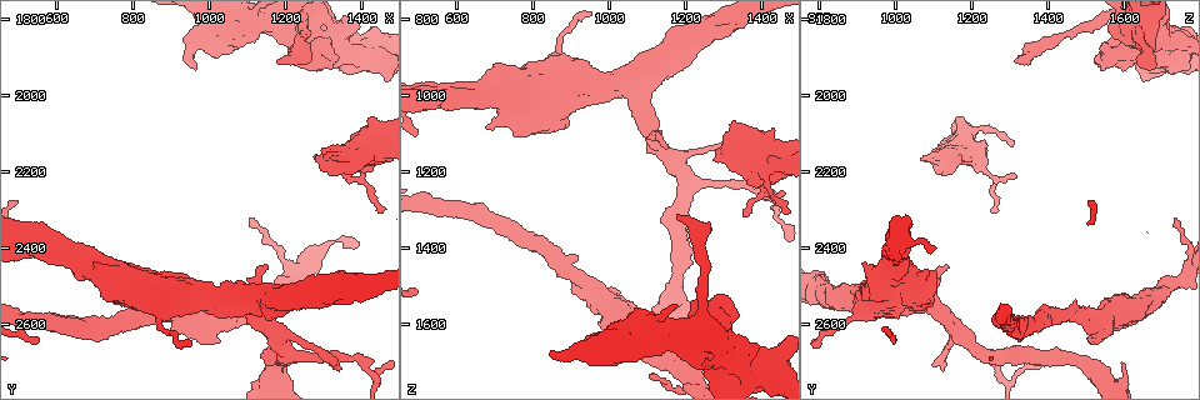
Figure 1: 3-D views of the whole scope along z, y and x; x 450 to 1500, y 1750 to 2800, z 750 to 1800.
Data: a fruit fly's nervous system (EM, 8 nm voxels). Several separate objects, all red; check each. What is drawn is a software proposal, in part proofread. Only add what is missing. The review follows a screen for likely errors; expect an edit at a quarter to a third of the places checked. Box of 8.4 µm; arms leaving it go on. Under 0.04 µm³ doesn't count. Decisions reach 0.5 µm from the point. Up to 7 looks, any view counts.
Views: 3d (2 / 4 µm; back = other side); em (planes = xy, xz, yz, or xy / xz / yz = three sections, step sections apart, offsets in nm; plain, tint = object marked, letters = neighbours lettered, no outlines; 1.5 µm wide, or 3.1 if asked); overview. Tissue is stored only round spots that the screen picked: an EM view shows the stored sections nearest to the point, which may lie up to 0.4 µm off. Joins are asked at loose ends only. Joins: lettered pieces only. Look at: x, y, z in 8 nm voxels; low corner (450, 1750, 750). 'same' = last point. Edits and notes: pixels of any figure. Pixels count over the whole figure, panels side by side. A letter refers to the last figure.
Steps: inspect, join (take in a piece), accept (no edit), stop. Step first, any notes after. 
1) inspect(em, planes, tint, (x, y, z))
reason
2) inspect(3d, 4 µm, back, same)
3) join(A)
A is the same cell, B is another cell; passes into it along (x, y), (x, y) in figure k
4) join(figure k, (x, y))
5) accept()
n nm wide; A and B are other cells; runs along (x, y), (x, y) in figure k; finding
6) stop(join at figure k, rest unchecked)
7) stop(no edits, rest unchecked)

inspect(3d, 2 µm, back, (1100, 2330, 1740))
thin end

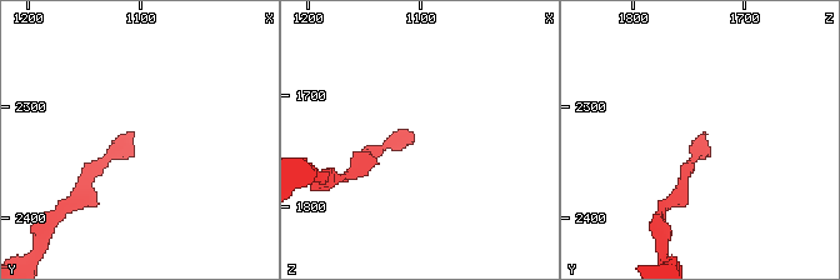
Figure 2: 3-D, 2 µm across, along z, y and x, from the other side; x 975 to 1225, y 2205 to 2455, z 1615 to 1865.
inspect(em, planes, plain, (1108, 2324, 1738))
need the tissue

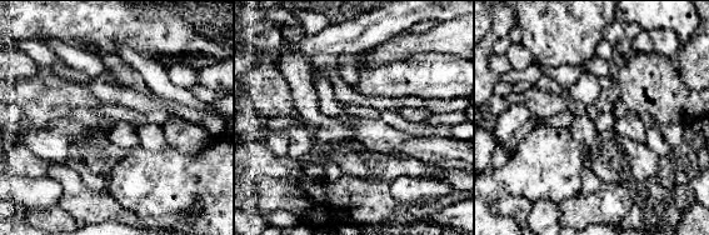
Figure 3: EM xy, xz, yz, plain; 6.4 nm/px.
inspect(em, planes, letters, same)
see the neighbours

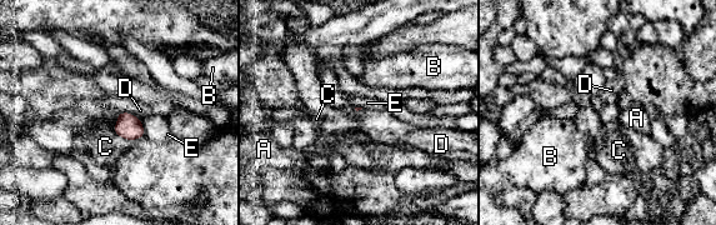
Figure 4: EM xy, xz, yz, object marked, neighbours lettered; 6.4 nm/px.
accept()
A, B, C, D and E are other cells; border along (118, 110), (131, 113), (140, 120) in figure 4; no lettered piece goes on from it

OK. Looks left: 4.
inspect(3d, 2 µm, (1345, 2720, 1120))
thin end

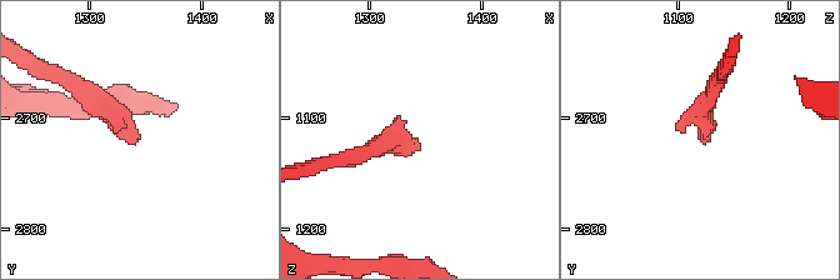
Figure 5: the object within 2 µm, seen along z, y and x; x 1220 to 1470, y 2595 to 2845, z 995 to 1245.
inspect(em, planes, letters, (1344, 2720, 1124))
shape alone is not enough

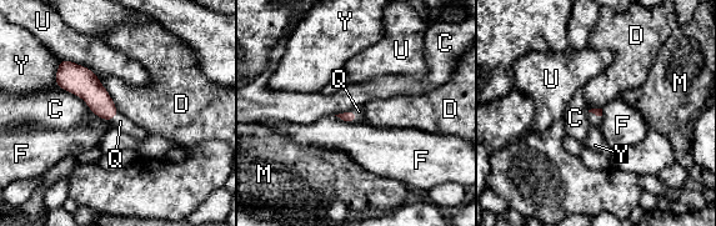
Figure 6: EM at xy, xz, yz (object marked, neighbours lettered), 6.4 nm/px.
join(Q)
Q is the same cell, C, D, F, M, U and Y are other cells; passes into it along (350, 116), (355, 115), (359, 111) in figure 6; it goes on there

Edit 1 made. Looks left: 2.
stop(join at figure 6, rest unchecked)

